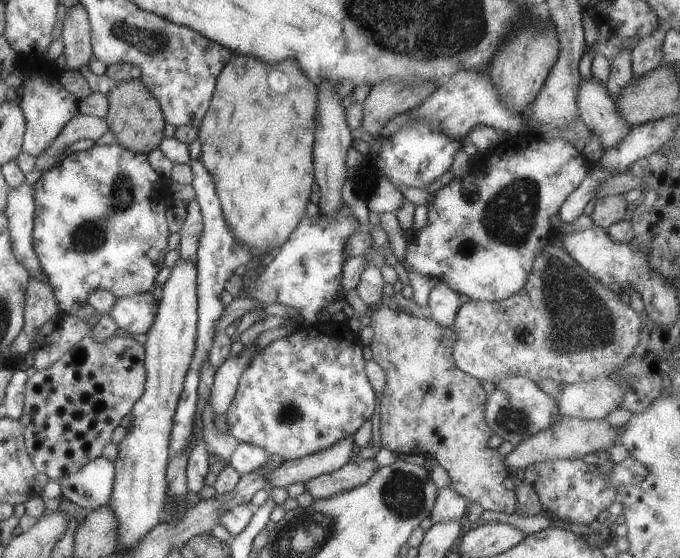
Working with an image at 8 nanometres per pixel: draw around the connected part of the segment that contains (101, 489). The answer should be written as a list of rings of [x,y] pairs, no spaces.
[[[98,457],[77,473],[57,480],[57,483],[65,499],[89,512],[109,502],[114,475],[114,462]]]

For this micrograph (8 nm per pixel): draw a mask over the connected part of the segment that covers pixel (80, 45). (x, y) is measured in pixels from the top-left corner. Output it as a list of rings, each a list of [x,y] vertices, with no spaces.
[[[80,6],[66,10],[62,20],[62,55],[65,62],[64,72],[77,72],[88,64],[92,55],[90,44],[90,25],[85,10]]]

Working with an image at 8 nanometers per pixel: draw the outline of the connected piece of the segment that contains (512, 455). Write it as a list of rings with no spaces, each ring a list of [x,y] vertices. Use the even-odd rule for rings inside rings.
[[[560,418],[549,424],[544,430],[526,437],[519,445],[504,456],[504,464],[509,474],[525,469],[530,463],[542,462],[544,459],[581,459],[588,453],[594,453],[616,444],[618,428],[611,428],[606,420]]]

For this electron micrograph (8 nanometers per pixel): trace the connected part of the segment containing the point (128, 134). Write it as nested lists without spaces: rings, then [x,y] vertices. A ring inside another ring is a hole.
[[[139,79],[119,82],[107,93],[109,109],[104,117],[114,142],[127,151],[148,155],[162,142],[164,121],[158,103],[150,96]]]

